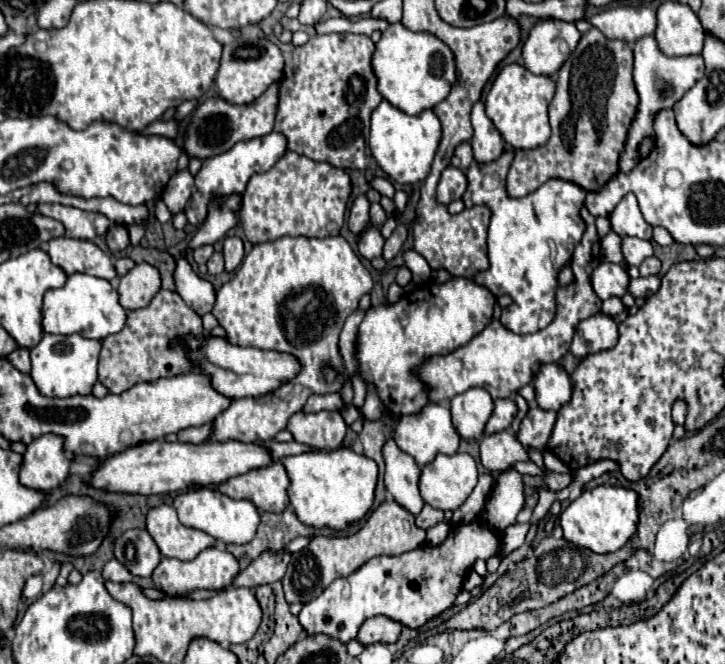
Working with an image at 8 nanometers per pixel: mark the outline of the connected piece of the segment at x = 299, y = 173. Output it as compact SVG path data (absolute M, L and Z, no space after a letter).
M288 150L270 170L254 174L242 194L240 224L252 244L282 236L336 236L350 196L350 176L328 162L316 162Z

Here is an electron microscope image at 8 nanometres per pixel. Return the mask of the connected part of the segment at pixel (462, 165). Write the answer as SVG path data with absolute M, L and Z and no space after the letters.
M464 142L464 144L460 144L458 148L456 148L456 152L454 152L454 156L452 156L452 166L456 166L456 168L460 168L462 172L466 172L468 170L468 166L472 164L472 148L470 148L470 144L468 142Z

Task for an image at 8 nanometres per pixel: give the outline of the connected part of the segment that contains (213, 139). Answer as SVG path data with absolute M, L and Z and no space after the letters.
M278 80L252 104L234 106L222 98L208 98L198 104L190 124L186 126L186 152L196 158L210 158L226 152L240 140L250 140L256 136L270 134L274 128L274 114L278 107Z

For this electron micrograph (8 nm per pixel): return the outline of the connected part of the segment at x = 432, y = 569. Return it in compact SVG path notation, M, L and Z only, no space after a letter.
M470 522L452 528L446 542L436 548L424 544L400 556L374 556L368 564L362 564L352 572L352 576L334 580L316 600L304 604L298 620L308 634L322 632L342 642L354 638L364 620L376 614L384 614L410 628L420 628L454 604L472 564L480 558L490 558L496 552L498 542L500 538L488 530L488 526Z

